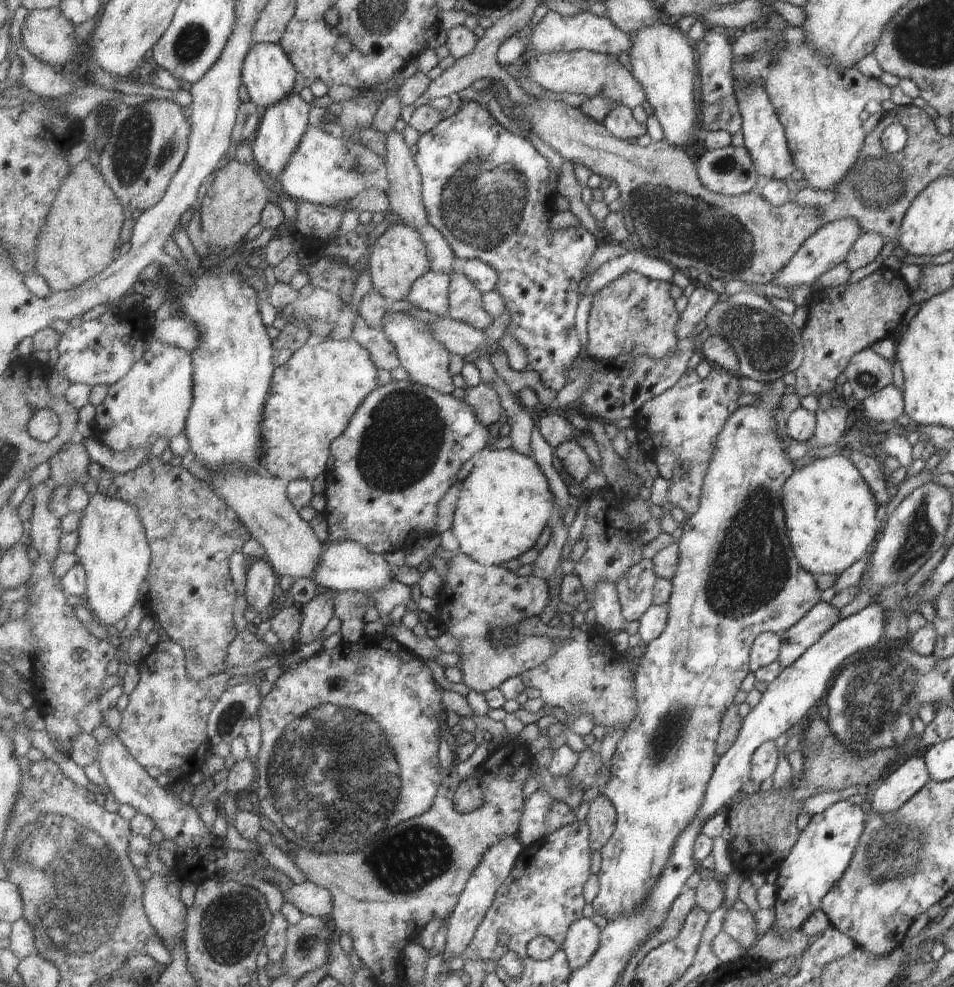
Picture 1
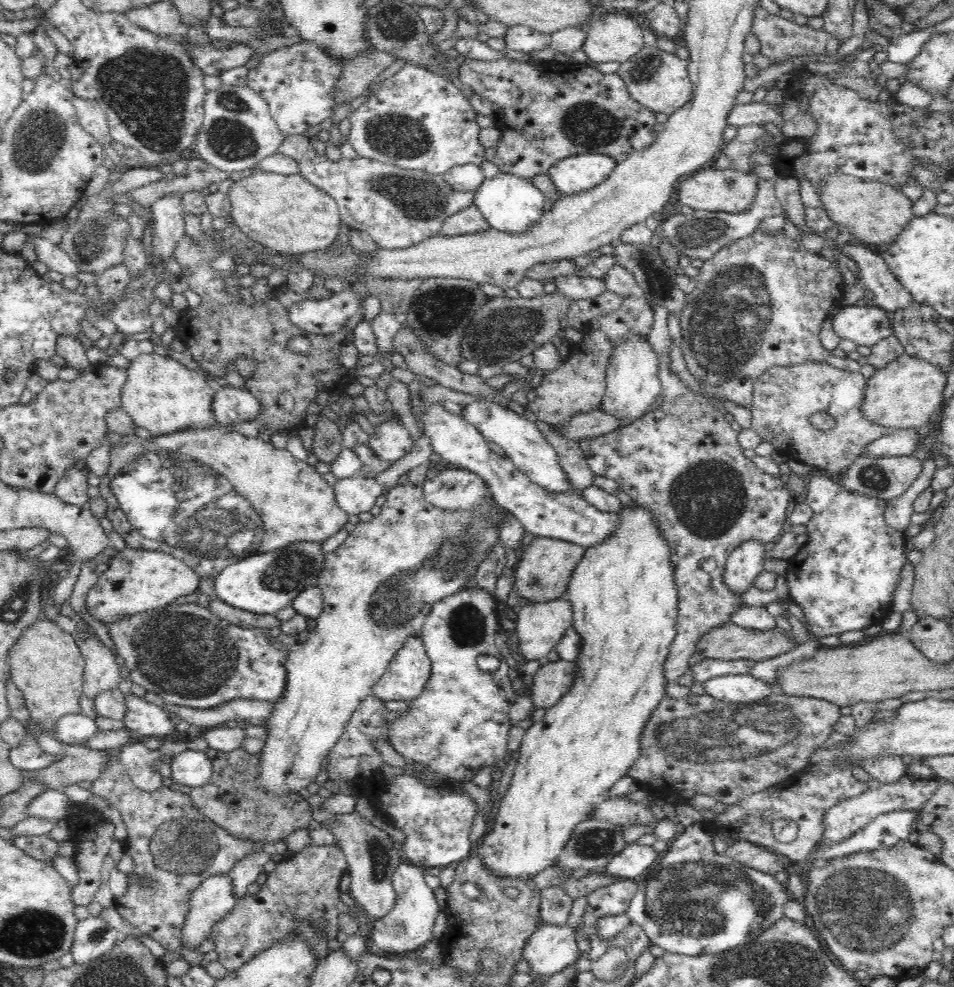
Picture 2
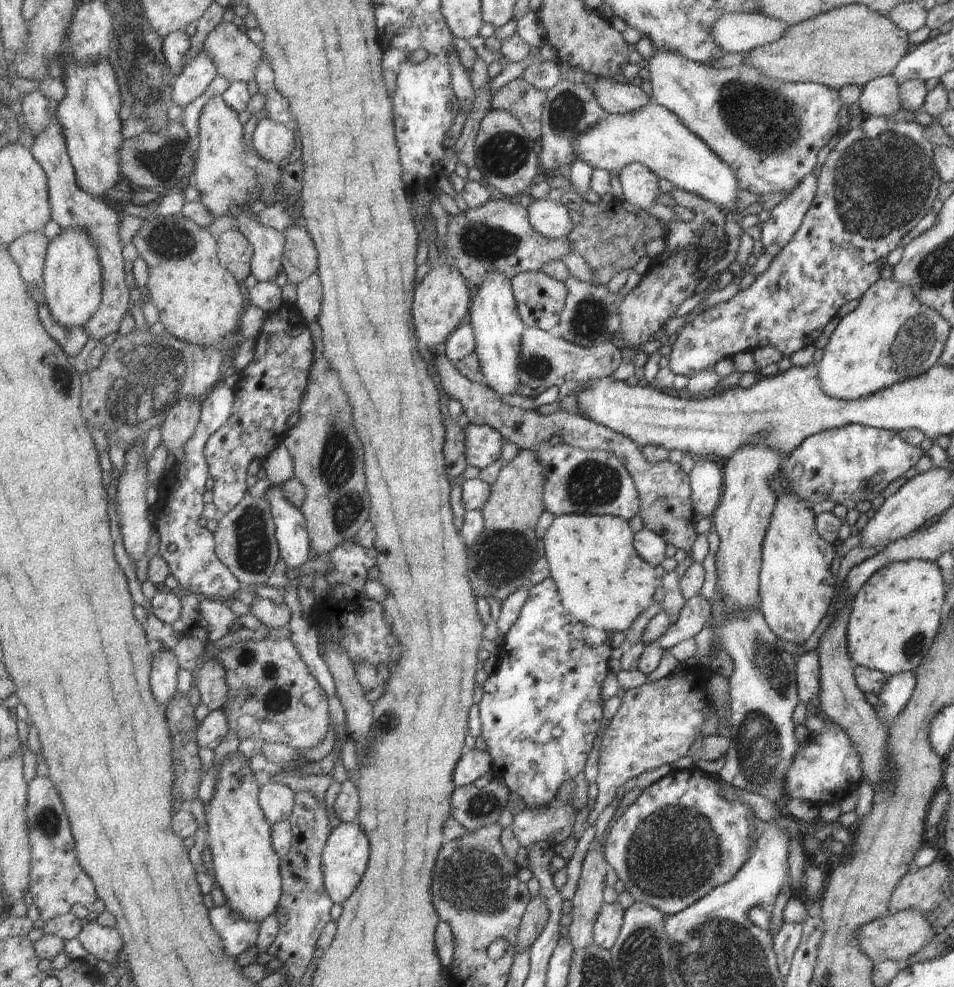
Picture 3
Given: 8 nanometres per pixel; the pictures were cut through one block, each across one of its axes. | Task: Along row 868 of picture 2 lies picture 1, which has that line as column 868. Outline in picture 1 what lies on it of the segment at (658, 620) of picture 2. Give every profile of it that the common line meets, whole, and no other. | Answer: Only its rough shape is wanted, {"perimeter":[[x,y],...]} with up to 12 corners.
{"perimeter":[[845,455],[780,491],[798,565],[839,574],[878,536],[879,506]]}

